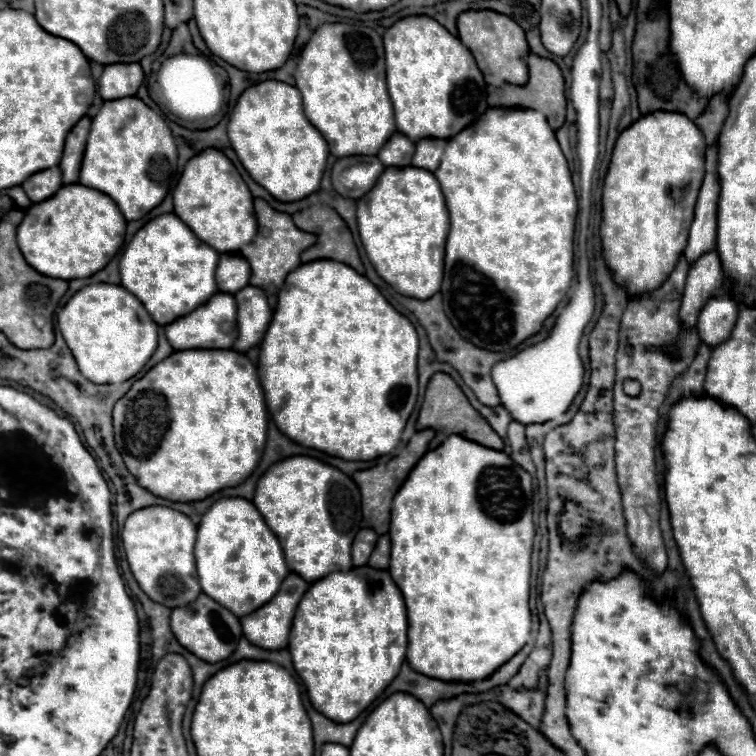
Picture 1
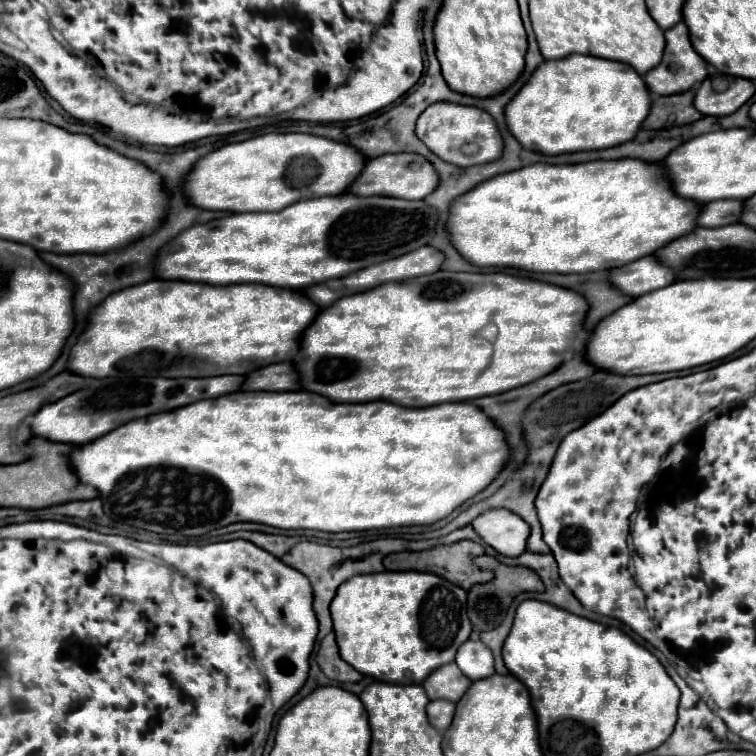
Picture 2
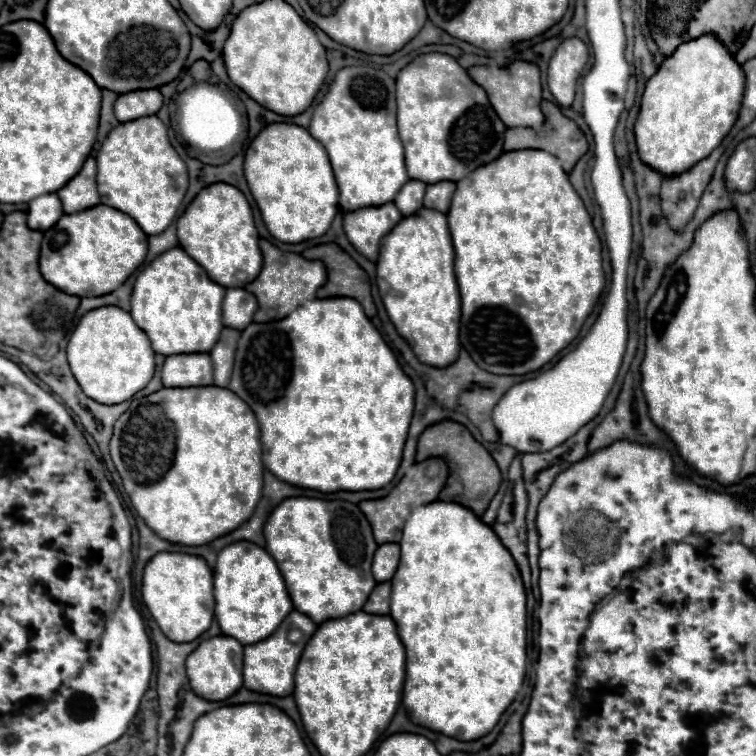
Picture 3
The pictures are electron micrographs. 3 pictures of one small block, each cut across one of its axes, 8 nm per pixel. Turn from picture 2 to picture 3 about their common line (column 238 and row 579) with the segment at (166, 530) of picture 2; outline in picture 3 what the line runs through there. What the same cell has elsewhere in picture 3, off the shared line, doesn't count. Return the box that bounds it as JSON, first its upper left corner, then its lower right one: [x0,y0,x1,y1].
[390,502,526,740]

